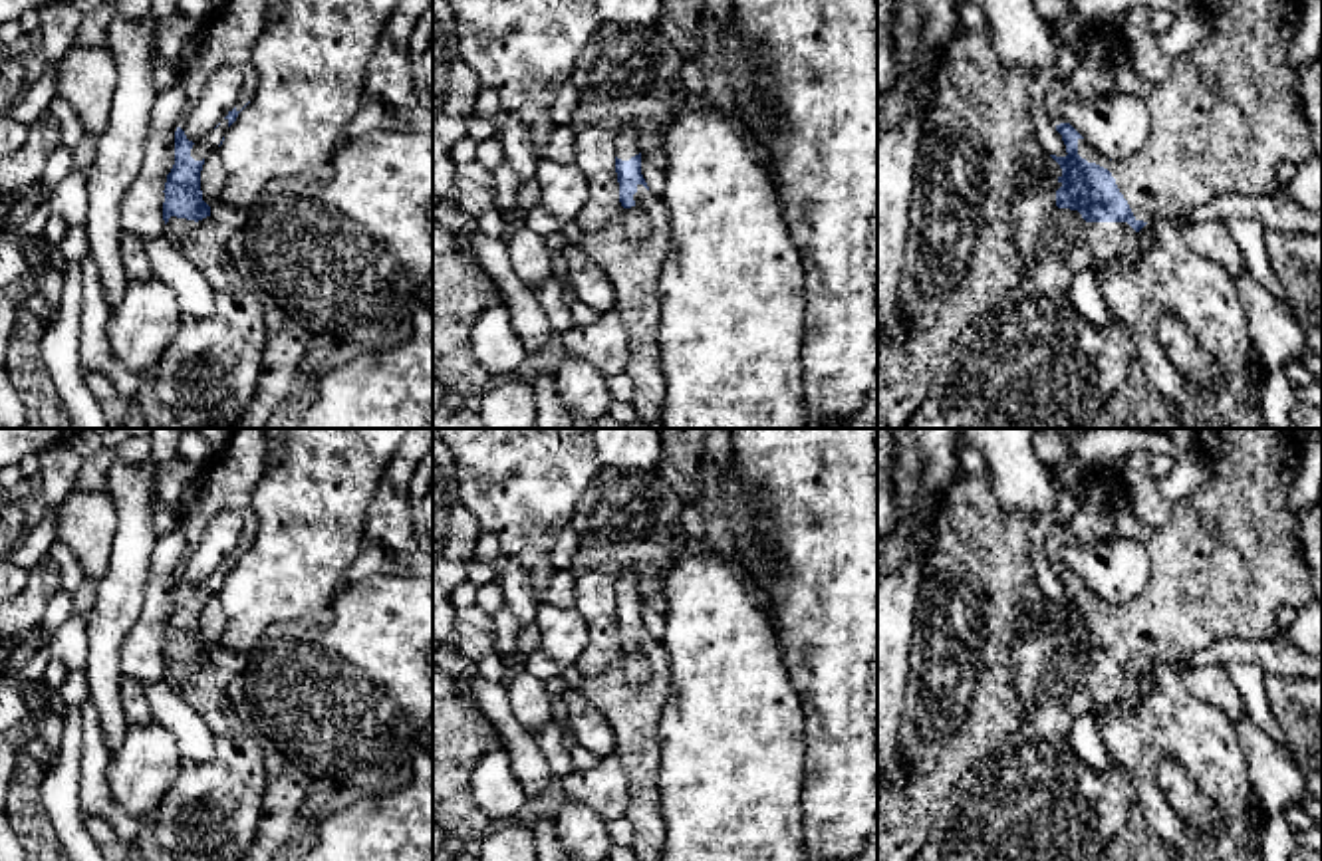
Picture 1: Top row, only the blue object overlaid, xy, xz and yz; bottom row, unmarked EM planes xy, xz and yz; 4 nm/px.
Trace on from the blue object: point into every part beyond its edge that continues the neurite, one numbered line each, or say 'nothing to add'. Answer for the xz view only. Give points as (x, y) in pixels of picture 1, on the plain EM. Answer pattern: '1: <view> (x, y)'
1: xz (626, 584)
2: xz (634, 711)

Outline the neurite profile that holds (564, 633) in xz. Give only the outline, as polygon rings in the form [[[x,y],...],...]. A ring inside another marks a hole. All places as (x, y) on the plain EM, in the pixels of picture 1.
[[[538,603],[536,625],[542,641],[540,649],[558,665],[576,667],[588,647],[588,625],[576,607],[556,607]]]

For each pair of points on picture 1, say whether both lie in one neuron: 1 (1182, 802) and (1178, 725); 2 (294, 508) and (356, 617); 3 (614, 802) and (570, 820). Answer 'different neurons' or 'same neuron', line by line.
1: different neurons
2: different neurons
3: different neurons

